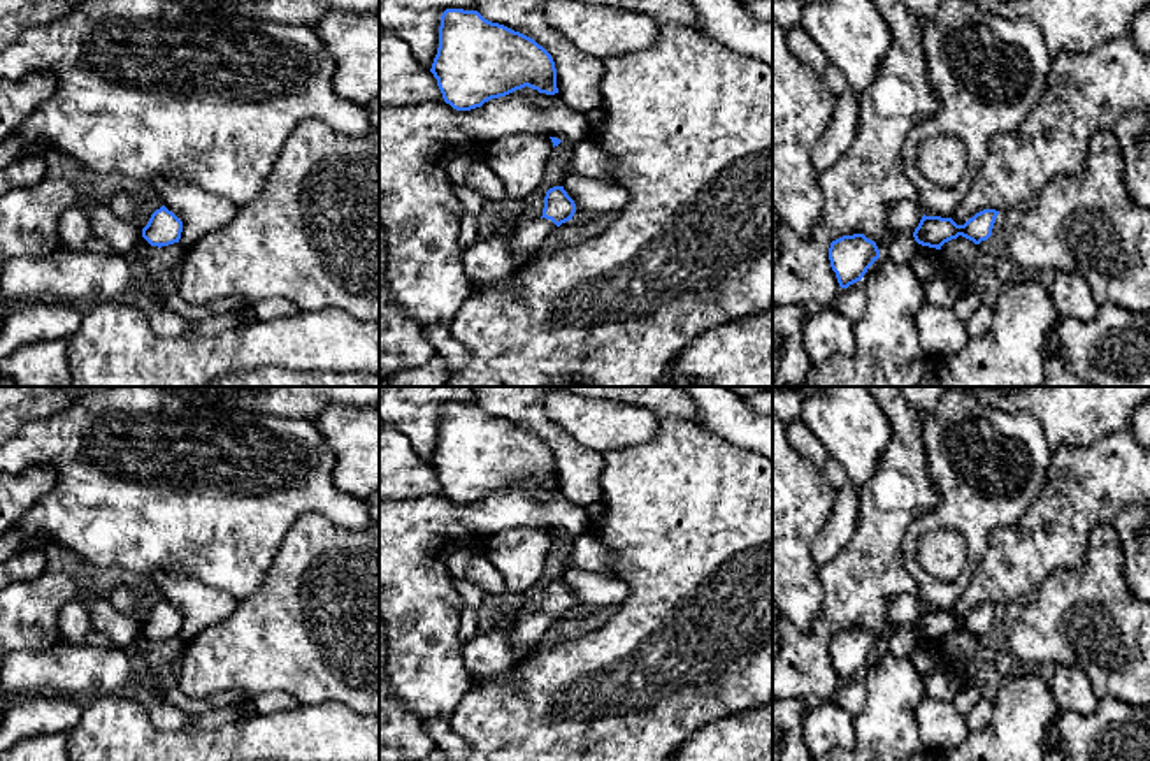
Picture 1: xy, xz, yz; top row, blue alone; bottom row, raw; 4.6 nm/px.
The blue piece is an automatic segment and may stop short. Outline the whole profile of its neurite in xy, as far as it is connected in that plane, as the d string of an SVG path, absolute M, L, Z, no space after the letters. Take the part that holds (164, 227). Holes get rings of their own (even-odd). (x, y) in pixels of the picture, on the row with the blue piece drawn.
M165 206L156 209L147 225L142 228L142 237L151 246L169 246L179 243L183 232L183 221L169 211Z

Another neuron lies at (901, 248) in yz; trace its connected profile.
M892 234L883 255L899 264L909 264L916 251L918 243L915 241L913 234Z

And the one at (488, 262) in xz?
M511 221L490 237L478 239L472 246L464 250L464 265L474 286L504 286L507 285L532 258L553 248L555 237L544 250L518 257L509 250L509 237L520 221Z

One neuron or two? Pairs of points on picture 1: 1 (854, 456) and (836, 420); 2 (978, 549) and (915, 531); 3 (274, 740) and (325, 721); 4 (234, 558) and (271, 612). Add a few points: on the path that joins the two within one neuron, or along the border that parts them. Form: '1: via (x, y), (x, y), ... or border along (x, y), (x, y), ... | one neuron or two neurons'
1: via (854, 447), (854, 438), (845, 429) | one neuron
2: via (968, 531), (957, 521), (933, 521) | one neuron
3: via (287, 737), (313, 733) | one neuron
4: border along (276, 552), (262, 582), (239, 601) | two neurons

